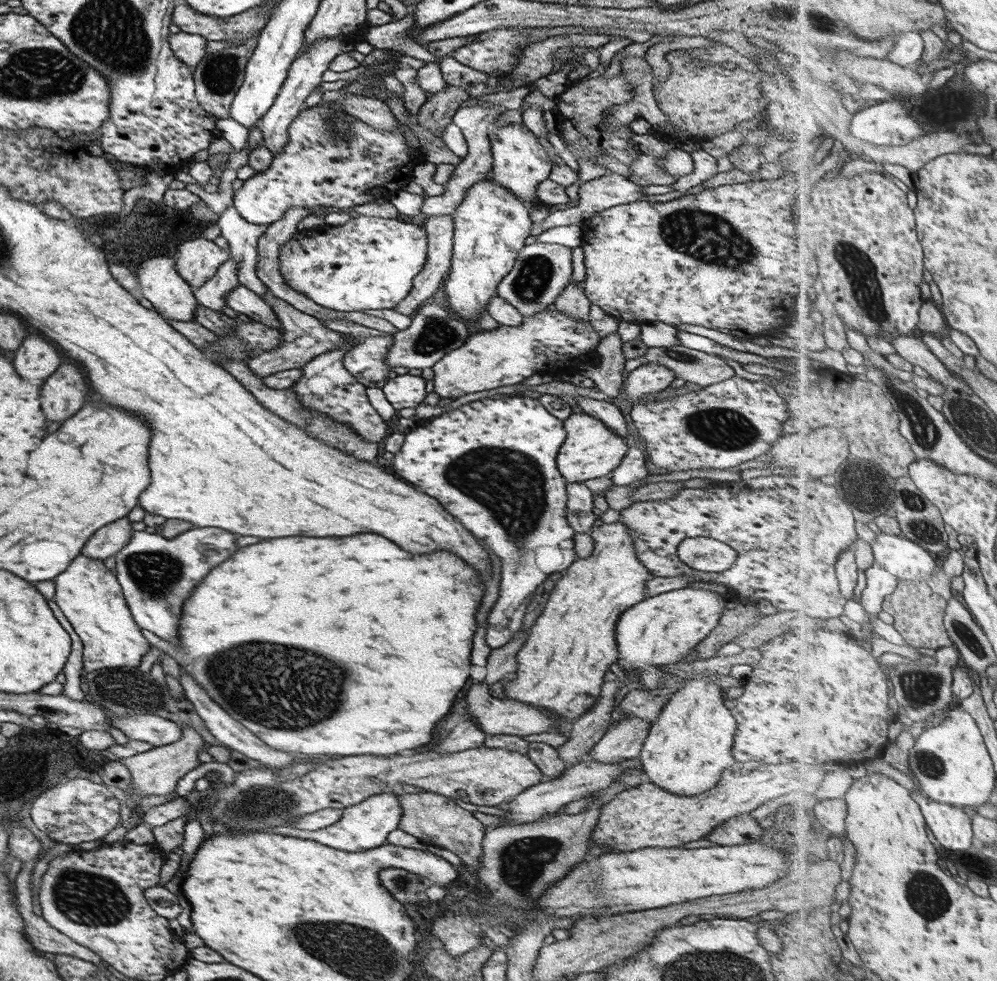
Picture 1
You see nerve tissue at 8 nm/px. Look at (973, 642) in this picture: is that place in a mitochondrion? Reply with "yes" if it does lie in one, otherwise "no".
yes

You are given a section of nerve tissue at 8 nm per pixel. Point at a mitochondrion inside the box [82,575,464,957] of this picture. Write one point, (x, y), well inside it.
(302, 690)

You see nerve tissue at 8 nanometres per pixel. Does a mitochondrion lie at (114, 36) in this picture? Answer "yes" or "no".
yes

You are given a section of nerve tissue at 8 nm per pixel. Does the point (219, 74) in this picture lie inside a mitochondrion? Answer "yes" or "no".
yes

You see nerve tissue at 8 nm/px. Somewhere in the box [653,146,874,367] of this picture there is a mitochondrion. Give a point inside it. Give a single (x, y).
(711, 240)

